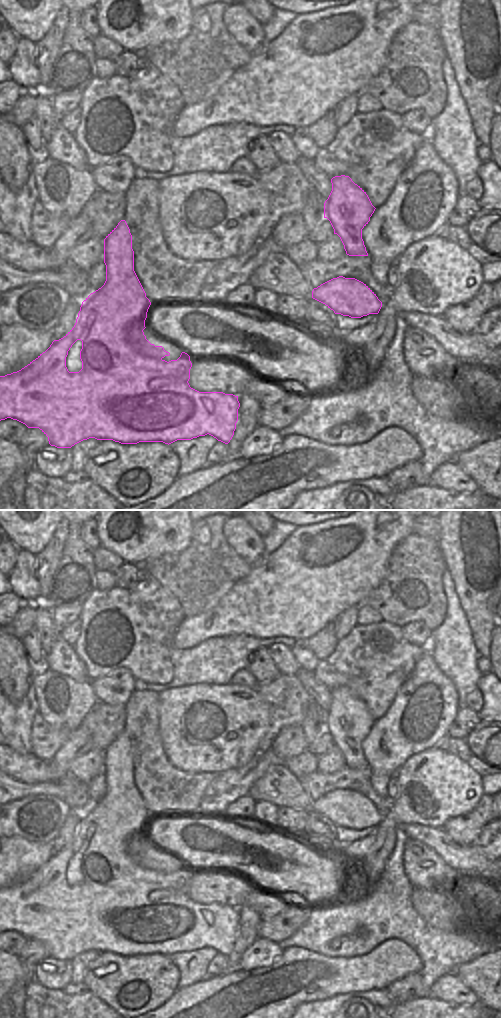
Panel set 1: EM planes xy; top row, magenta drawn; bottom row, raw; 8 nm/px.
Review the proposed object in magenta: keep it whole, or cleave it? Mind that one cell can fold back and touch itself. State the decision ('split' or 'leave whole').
leave whole

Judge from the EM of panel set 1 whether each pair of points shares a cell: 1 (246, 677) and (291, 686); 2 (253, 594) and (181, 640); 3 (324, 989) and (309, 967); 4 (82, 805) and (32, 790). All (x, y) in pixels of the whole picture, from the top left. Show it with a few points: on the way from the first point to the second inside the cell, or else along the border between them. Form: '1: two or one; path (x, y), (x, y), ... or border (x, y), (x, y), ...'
1: two; border (258, 684), (255, 687)
2: one; path (235, 612), (228, 618), (199, 628)
3: one; path (322, 984), (310, 972)
4: one; path (70, 793), (55, 789), (44, 789)

